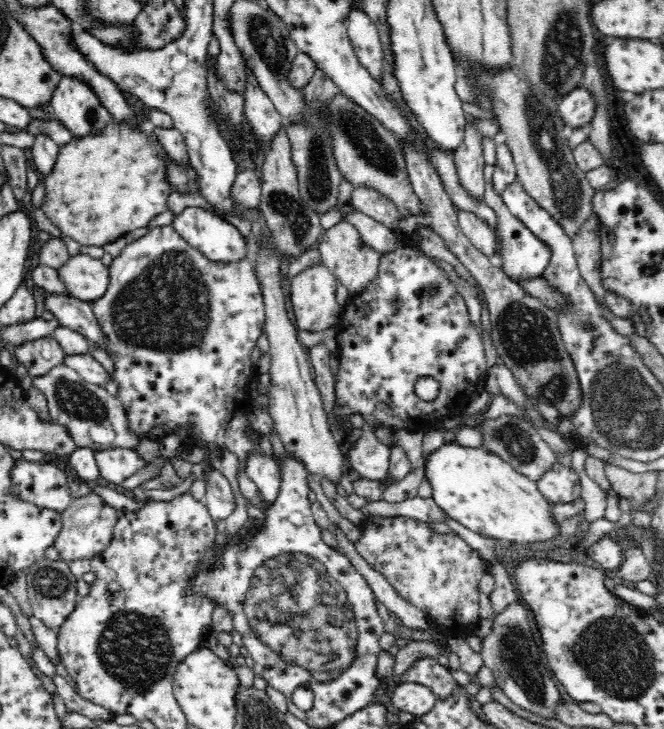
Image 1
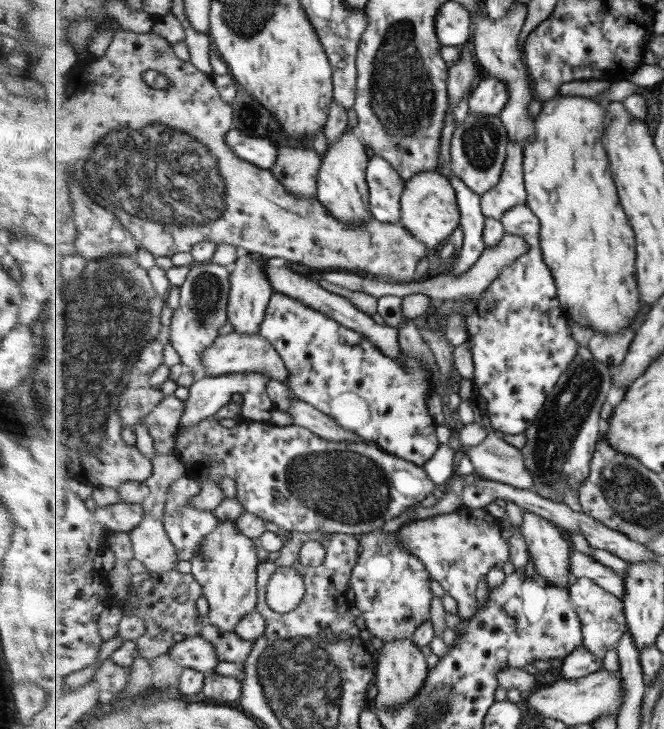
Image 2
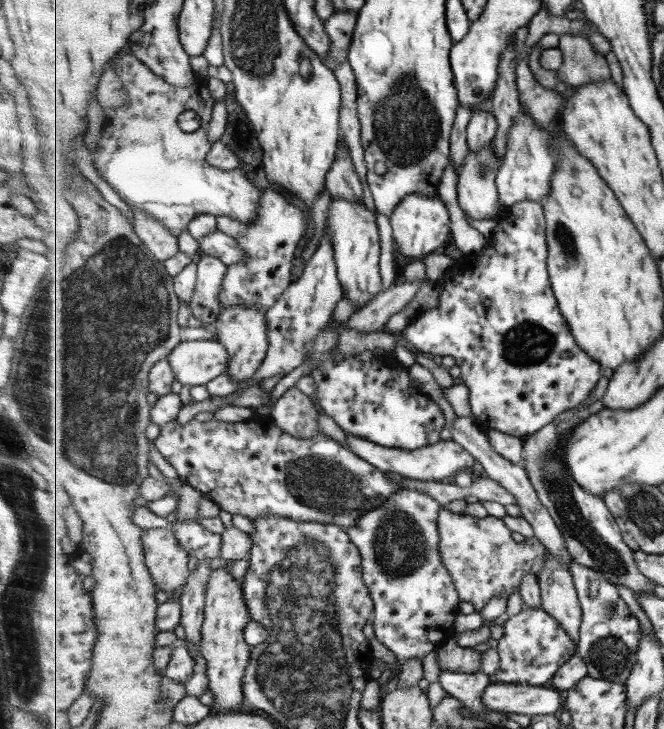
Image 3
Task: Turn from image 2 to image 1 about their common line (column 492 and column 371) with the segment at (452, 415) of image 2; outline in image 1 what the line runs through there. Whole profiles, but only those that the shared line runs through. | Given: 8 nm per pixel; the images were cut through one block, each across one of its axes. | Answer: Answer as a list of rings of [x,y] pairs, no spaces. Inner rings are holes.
[[[364,419],[362,436],[345,453],[351,467],[360,474],[362,479],[383,482],[389,472],[391,447],[375,438],[373,429],[372,423]]]

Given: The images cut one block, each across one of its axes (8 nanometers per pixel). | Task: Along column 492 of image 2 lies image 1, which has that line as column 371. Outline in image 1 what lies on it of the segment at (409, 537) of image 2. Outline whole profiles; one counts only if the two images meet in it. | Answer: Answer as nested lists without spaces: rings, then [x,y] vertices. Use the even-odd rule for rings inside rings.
[[[367,516],[360,530],[356,550],[402,600],[424,610],[444,629],[464,626],[460,630],[468,630],[476,624],[480,617],[477,580],[486,572],[486,565],[461,537],[434,532],[429,522],[406,516]]]

